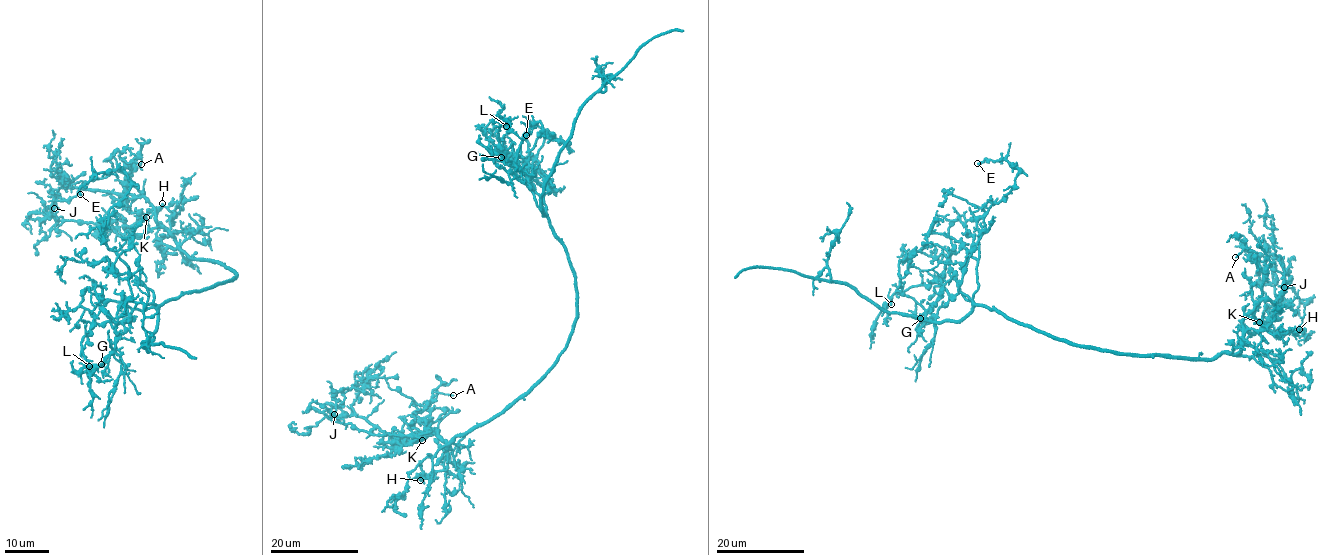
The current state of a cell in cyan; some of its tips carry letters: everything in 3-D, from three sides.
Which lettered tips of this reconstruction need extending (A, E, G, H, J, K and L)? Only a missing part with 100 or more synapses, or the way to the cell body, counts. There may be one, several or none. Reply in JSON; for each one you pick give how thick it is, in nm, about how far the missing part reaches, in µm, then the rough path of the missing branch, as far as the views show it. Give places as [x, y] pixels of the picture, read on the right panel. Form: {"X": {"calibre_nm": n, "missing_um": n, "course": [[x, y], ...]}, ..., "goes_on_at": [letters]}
{"goes_on_at": []}

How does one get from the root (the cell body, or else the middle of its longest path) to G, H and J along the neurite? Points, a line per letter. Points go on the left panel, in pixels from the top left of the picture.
G: (236, 274), (202, 292), (133, 310), (116, 349), (101, 364)
H: (236, 274), (235, 270), (216, 261), (191, 259), (181, 252), (169, 221), (178, 213), (160, 207), (162, 203)
J: (236, 274), (216, 261), (181, 252), (141, 193), (61, 187), (54, 208)

